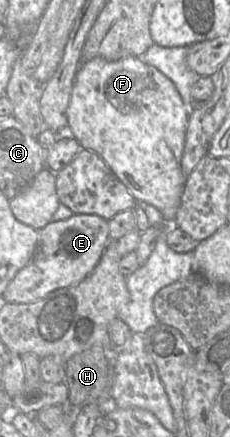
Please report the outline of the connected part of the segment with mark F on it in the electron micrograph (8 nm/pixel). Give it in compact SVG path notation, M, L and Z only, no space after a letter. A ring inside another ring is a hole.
M127 56L117 61L94 58L82 63L78 69L73 83L69 106L67 108L67 118L68 126L81 148L90 150L99 155L116 177L127 187L137 203L146 202L153 205L161 212L165 222L173 226L176 213L181 203L181 196L186 180L181 170L181 159L184 151L189 119L189 109L184 105L182 97L174 83L157 68L145 64L137 56Z

